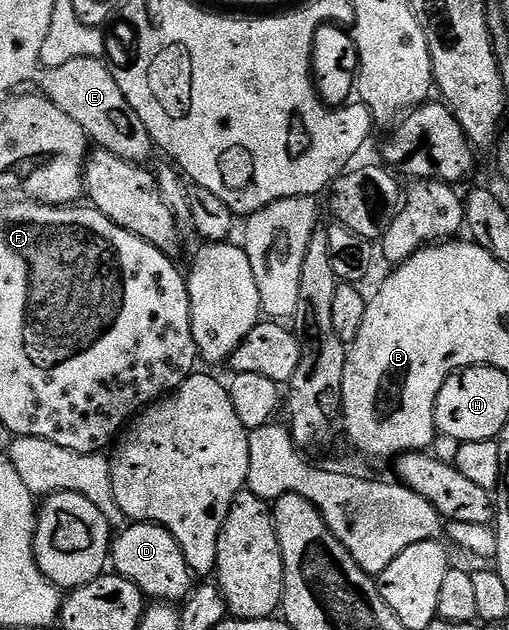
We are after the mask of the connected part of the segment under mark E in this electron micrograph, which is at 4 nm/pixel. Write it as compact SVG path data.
M65 59L49 67L39 76L40 87L45 99L54 101L66 117L74 117L78 125L87 133L89 140L99 150L109 151L131 163L143 164L154 152L152 138L148 135L146 125L142 125L142 117L130 109L130 101L118 89L118 81L114 81L112 68L104 59Z

